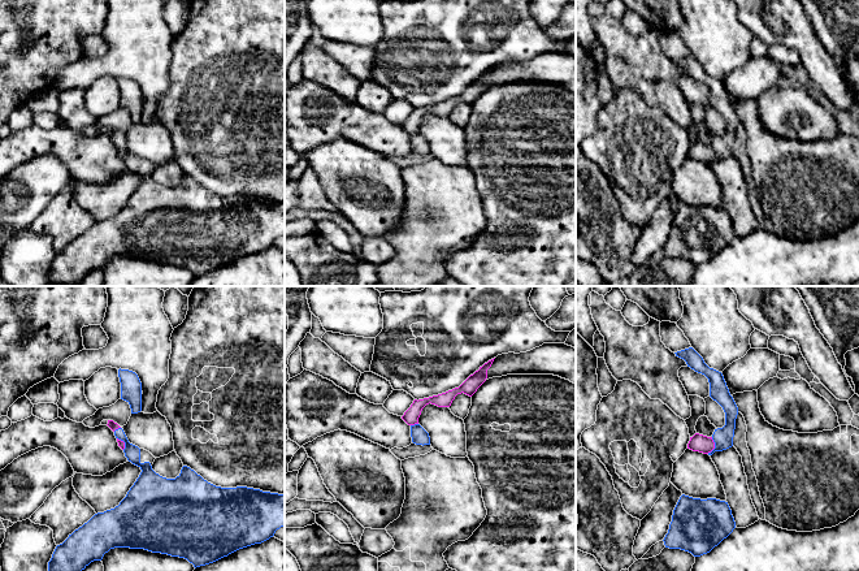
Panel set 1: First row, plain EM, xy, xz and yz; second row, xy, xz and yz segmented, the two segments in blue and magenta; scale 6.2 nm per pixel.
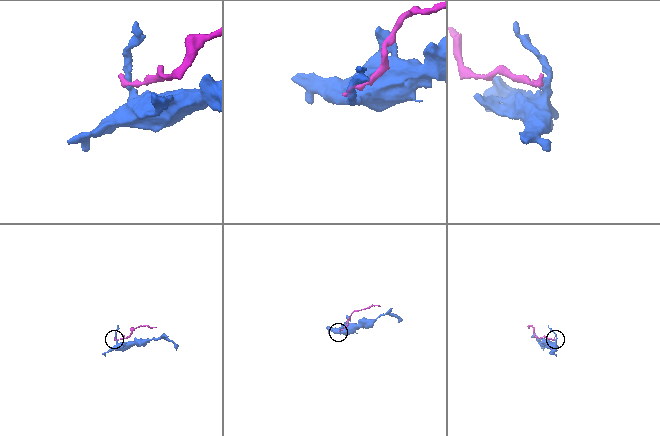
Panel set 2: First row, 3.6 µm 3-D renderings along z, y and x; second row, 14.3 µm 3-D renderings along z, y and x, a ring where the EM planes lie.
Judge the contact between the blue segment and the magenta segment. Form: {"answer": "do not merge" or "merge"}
{"answer": "do not merge"}

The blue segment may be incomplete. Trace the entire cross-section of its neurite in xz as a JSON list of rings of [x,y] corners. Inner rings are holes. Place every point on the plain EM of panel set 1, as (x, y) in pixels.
[[[420,133],[411,134],[411,146],[416,153],[430,153],[429,142]]]

